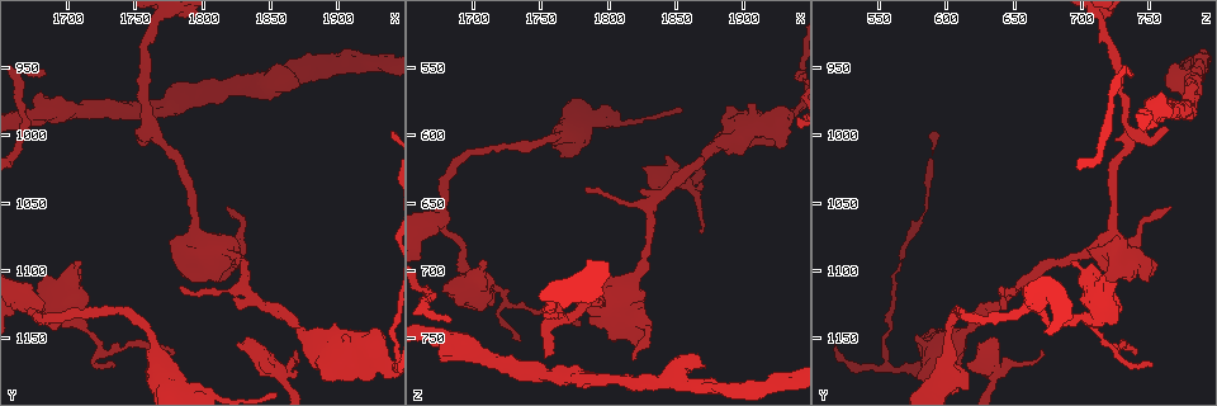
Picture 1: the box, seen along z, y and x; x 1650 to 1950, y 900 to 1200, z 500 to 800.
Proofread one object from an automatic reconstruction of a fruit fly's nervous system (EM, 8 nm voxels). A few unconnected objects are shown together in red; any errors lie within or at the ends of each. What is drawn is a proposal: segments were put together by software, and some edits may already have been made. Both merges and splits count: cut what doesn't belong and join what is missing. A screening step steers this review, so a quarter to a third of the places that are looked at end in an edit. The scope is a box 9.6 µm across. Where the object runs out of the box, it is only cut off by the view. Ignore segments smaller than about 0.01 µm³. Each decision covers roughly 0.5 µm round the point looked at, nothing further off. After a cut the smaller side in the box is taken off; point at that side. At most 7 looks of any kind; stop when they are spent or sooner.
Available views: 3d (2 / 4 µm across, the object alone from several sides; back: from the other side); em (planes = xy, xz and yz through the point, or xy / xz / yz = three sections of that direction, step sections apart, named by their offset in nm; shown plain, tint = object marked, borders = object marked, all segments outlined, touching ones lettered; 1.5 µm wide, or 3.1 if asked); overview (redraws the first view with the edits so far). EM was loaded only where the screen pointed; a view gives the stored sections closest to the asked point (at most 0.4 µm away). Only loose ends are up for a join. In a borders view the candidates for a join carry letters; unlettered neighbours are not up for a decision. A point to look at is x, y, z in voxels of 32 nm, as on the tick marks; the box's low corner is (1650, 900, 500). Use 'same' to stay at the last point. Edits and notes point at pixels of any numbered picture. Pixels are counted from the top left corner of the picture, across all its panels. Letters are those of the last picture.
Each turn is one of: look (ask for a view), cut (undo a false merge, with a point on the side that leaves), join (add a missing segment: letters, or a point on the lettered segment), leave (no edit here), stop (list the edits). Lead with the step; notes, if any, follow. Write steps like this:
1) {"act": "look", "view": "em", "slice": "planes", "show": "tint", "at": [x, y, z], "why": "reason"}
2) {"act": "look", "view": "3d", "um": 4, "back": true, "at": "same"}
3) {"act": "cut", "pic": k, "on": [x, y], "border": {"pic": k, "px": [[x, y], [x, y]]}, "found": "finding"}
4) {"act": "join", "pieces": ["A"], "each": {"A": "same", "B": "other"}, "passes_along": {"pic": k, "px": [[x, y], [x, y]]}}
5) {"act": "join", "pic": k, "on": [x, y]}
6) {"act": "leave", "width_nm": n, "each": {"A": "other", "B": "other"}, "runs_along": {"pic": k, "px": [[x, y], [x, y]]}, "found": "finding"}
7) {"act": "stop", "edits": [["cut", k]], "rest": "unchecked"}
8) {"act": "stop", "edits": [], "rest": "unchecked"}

{"act": "look", "view": "em", "slice": "planes", "show": "borders", "at": [1820, 1052, 766], "why": "tapers out"}

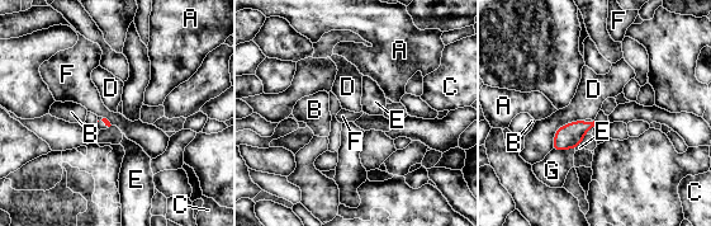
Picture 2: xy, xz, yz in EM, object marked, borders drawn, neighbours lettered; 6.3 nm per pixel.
{"act": "leave", "each": {"A": "other", "B": "other", "C": "other", "D": "other", "E": "other", "F": "other", "G": "other"}, "border": {"pic": 2, "px": [[593, 121], [597, 125]]}, "found": "no lettered segment goes on from it"}

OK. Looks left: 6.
{"act": "look", "view": "em", "slice": "planes", "show": "tint", "at": [1706, 1094, 694], "why": "branch stops here"}

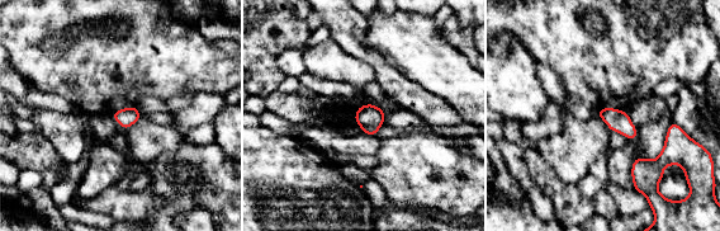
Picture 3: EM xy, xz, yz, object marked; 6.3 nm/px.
{"act": "look", "view": "em", "slice": "planes", "show": "borders", "at": "same", "why": "see the neighbours"}

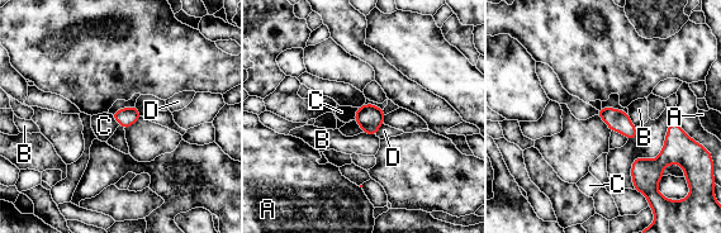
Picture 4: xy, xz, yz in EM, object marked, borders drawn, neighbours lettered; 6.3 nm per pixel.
{"act": "leave", "each": {"A": "other", "B": "other", "C": "other", "D": "other"}, "border": {"pic": 4, "px": [[110, 114], [119, 124]]}, "found": "no lettered segment goes on from it"}

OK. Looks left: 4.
{"act": "look", "view": "3d", "um": 4, "back": true, "at": [1674, 1126, 666]}

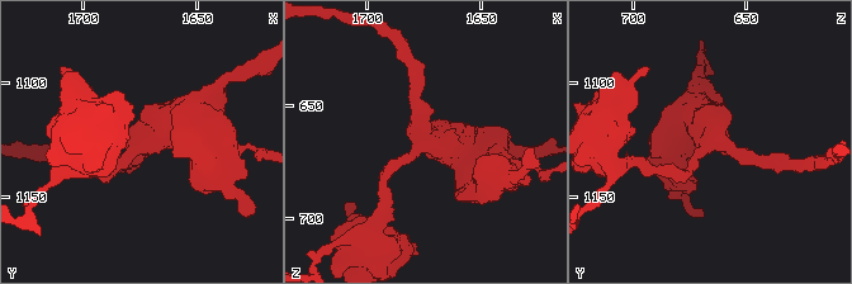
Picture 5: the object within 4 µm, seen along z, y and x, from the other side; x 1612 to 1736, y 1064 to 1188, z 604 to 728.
{"act": "look", "view": "em", "slice": "xz", "step": 4, "show": "tint", "at": [1674, 1128, 665], "arms": 3, "arm_widths_nm": [160, 200, 420]}

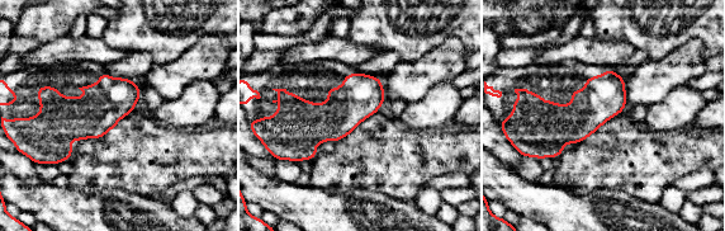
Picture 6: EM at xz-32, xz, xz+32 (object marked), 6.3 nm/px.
{"act": "look", "view": "em", "slice": "planes", "show": "borders", "at": "same"}

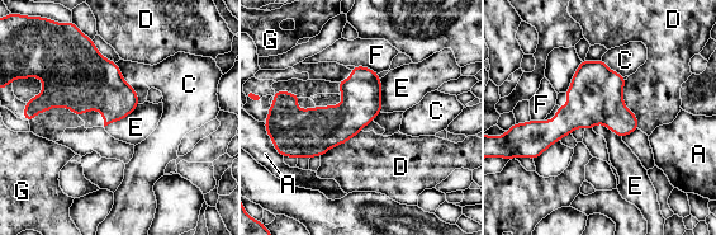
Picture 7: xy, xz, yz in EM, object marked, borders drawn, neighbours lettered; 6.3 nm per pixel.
{"act": "leave", "each": {"A": "other", "C": "other", "D": "other", "E": "other", "F": "other", "G": "other"}, "border": {"pic": 7, "px": [[140, 104], [123, 118], [104, 127]]}, "found": "one neuron here"}

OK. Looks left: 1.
{"act": "stop", "edits": [], "rest": "unchecked"}

